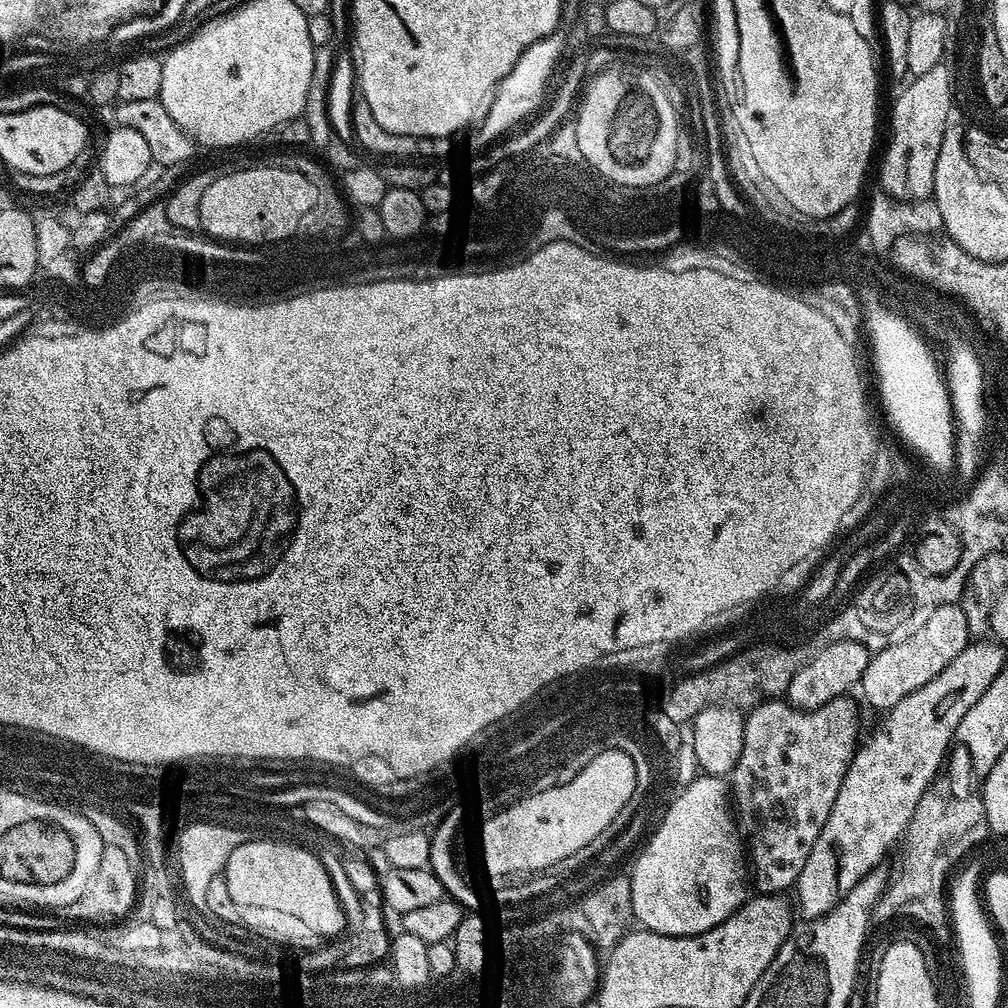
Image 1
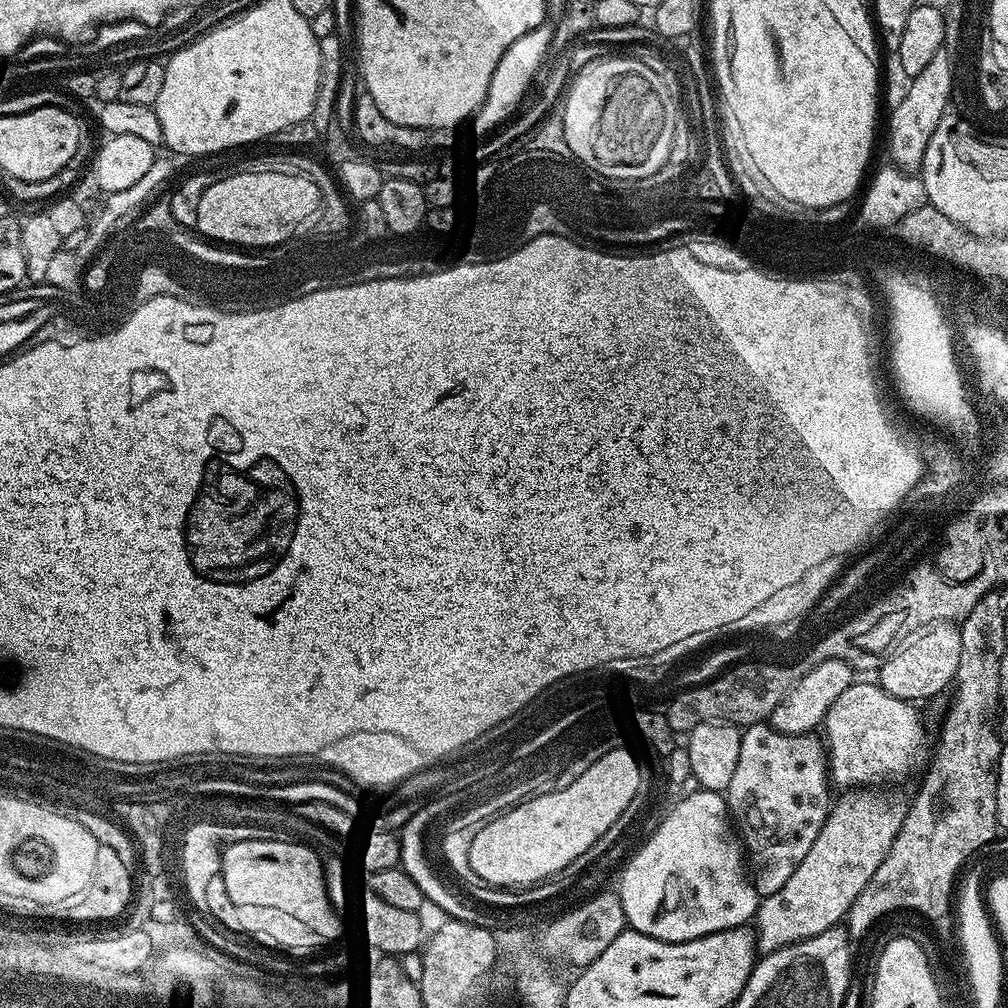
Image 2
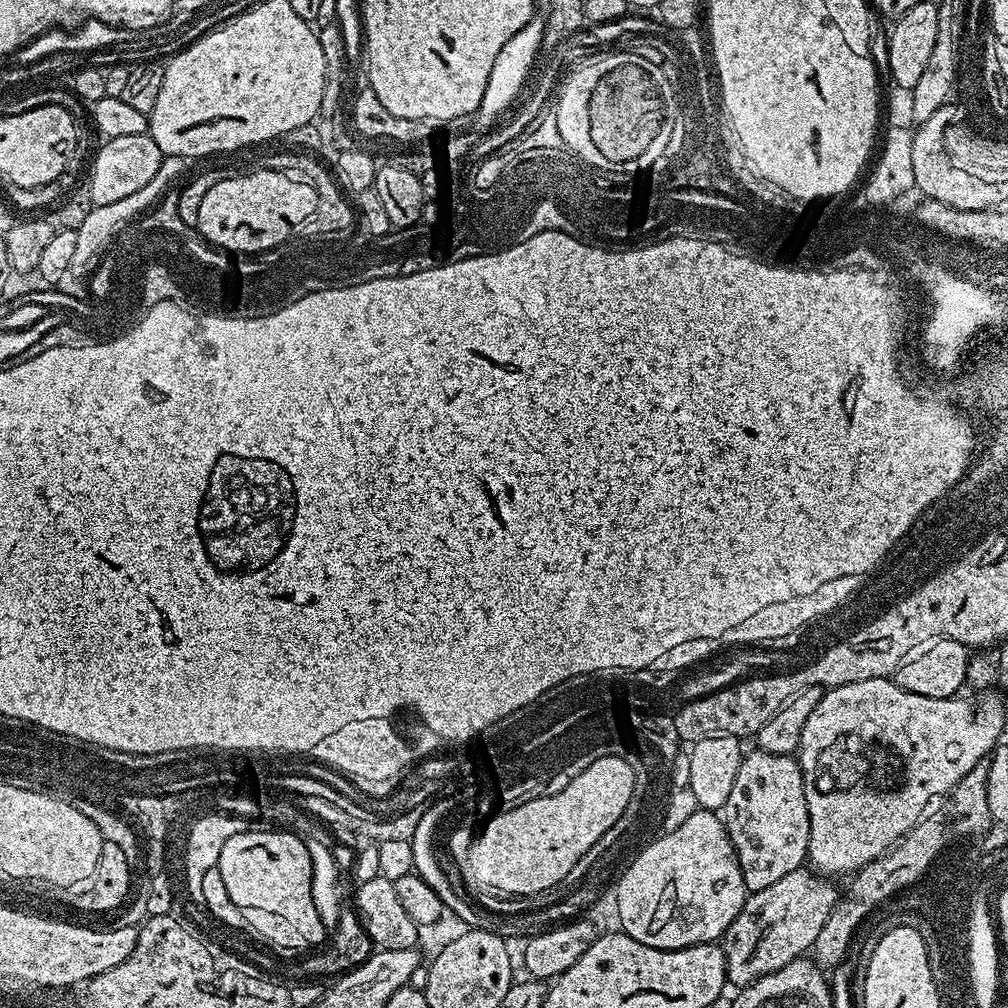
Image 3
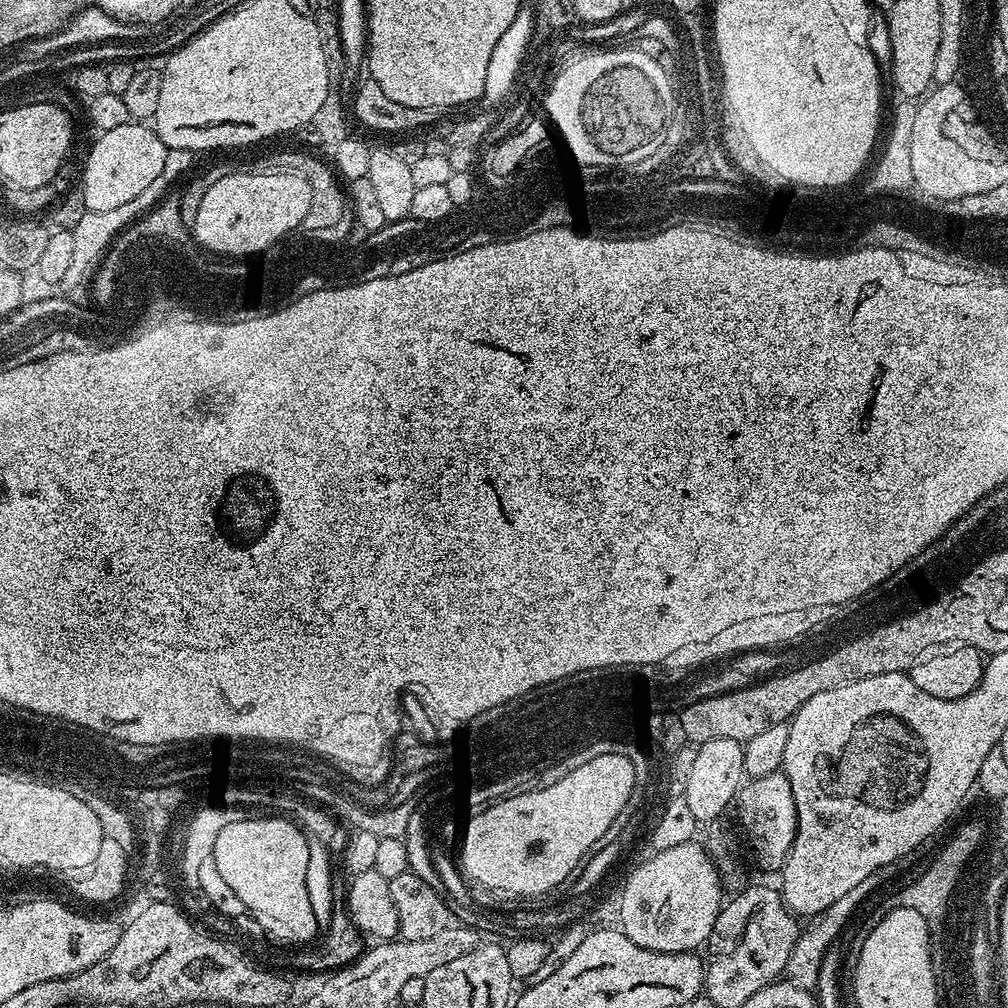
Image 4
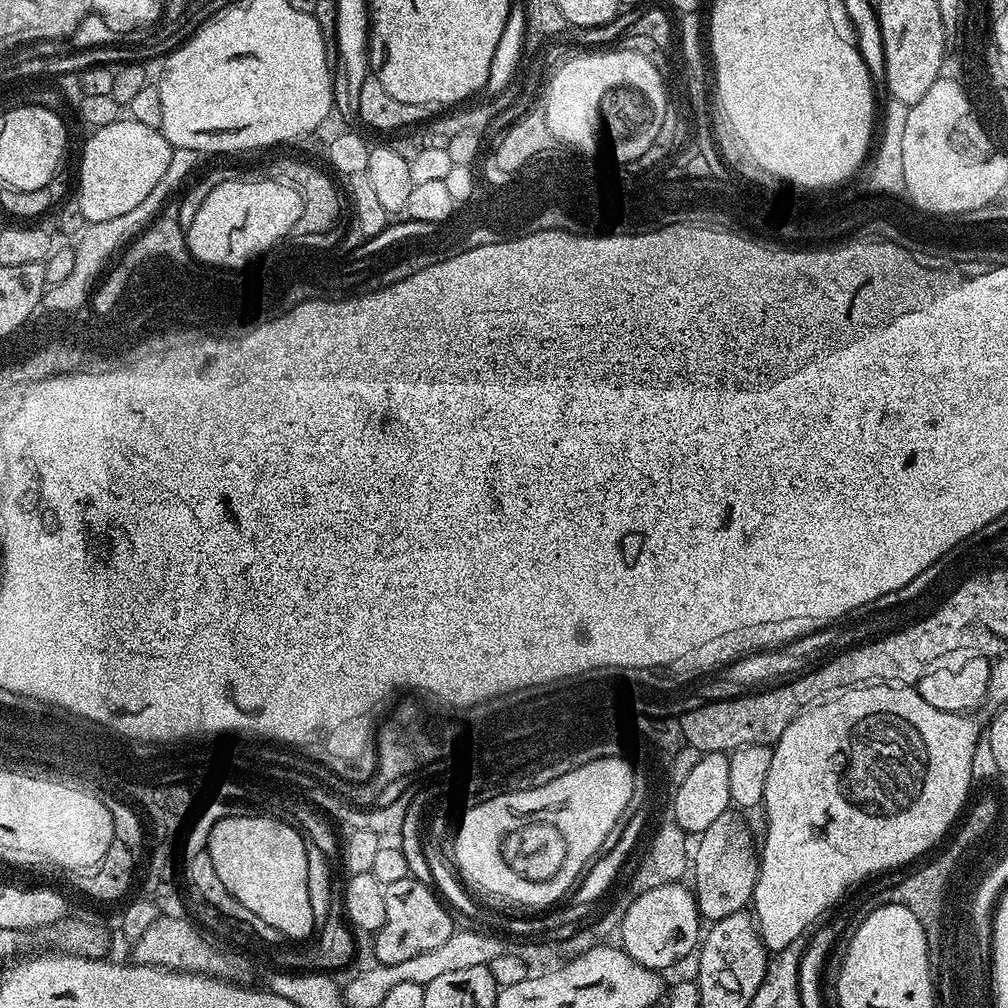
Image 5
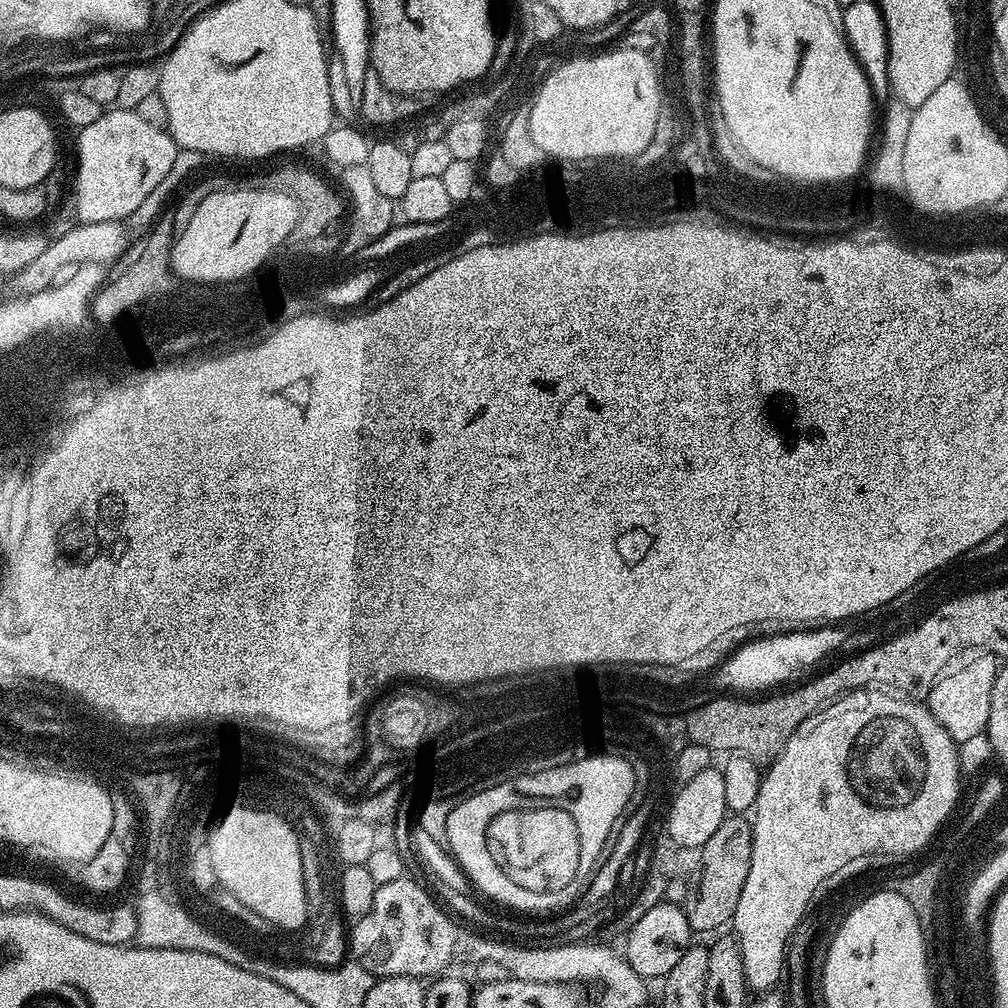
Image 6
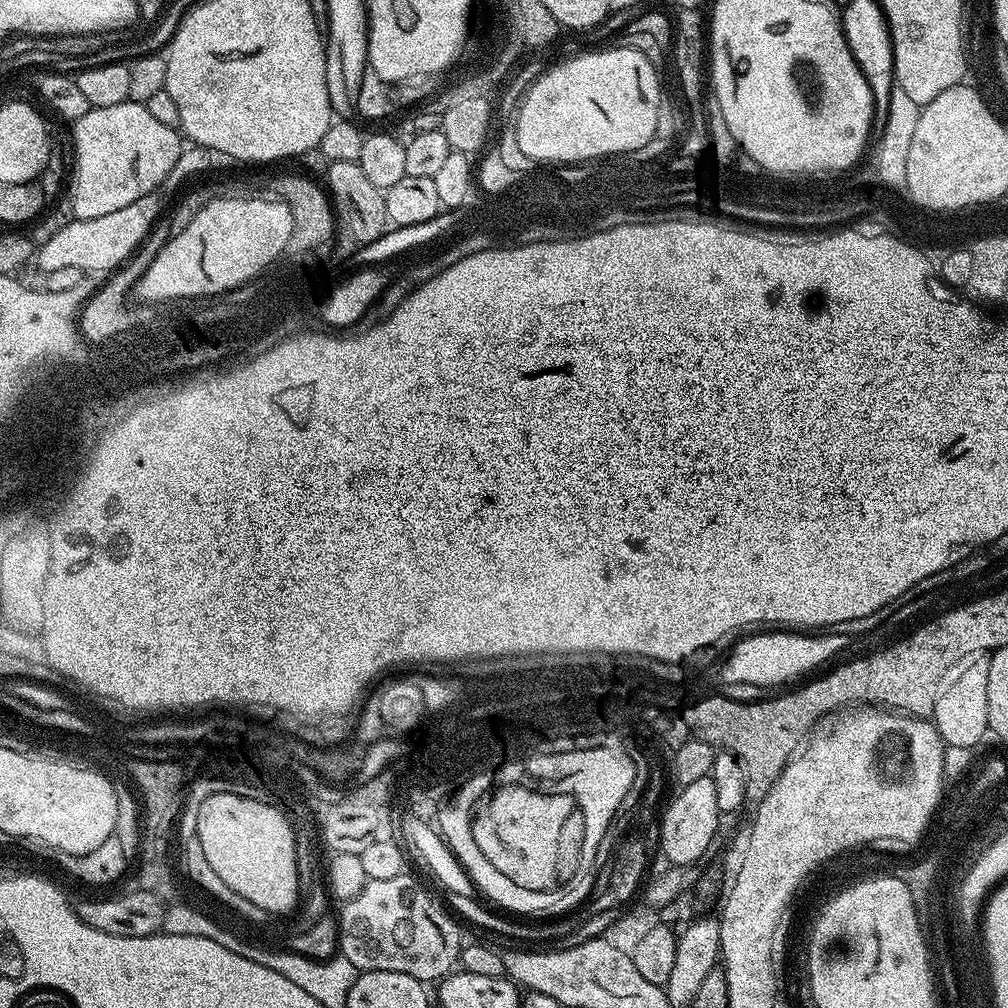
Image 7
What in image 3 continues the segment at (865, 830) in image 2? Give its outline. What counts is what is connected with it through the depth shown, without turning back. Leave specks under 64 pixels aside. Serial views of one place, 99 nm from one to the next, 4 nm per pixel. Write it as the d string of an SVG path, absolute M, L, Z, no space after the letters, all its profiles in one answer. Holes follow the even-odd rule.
M807 867L786 874L786 878L778 878L774 886L766 886L766 890L751 893L744 901L742 910L738 910L738 918L730 922L722 937L722 947L728 971L727 983L736 984L737 989L746 988L758 978L770 974L774 970L782 970L790 962L801 959L813 946L822 926L826 926L826 918L834 910L838 892L831 888L827 879L821 878L815 871Z

